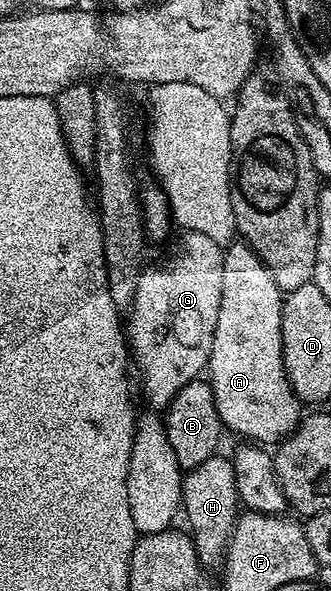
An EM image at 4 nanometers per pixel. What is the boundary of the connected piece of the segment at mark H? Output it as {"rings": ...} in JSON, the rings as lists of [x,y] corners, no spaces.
{"rings":[[[215,455],[204,459],[200,467],[185,470],[182,478],[181,508],[186,513],[188,532],[194,539],[198,562],[203,570],[217,570],[223,564],[226,548],[234,536],[234,525],[240,516],[240,502],[236,491],[234,463],[229,456]]]}

